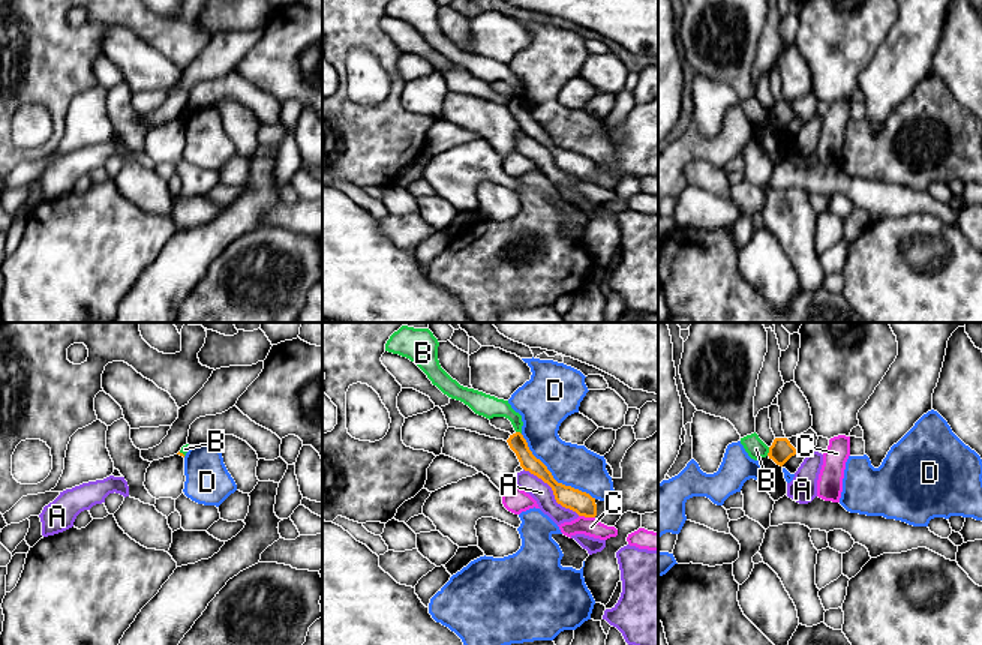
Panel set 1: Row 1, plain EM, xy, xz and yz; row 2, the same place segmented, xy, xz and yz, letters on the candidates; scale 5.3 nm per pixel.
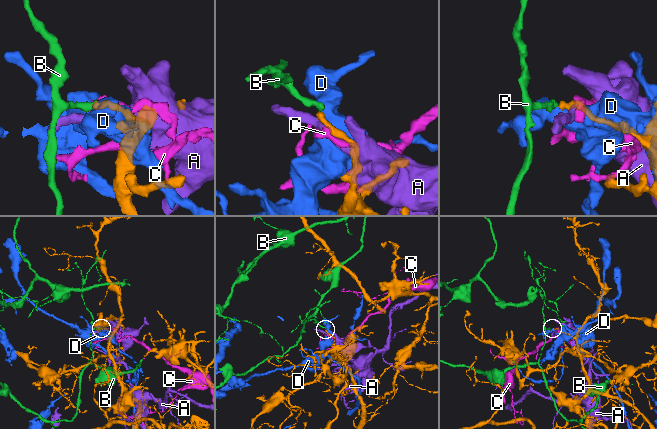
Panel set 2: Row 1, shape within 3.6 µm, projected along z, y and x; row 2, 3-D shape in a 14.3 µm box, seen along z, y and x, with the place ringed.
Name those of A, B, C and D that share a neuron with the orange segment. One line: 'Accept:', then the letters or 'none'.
Accept: none

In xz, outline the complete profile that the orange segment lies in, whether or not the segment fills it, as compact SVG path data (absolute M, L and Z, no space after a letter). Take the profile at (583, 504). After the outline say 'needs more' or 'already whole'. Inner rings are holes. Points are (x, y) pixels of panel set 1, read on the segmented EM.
M520 432L510 435L507 442L510 448L516 453L520 466L525 471L529 471L531 474L541 478L544 483L547 483L552 488L558 504L576 512L579 516L585 516L585 518L597 516L595 498L592 498L586 492L558 483L553 478L552 472L547 470L547 466L532 454L526 440Z; already whole

